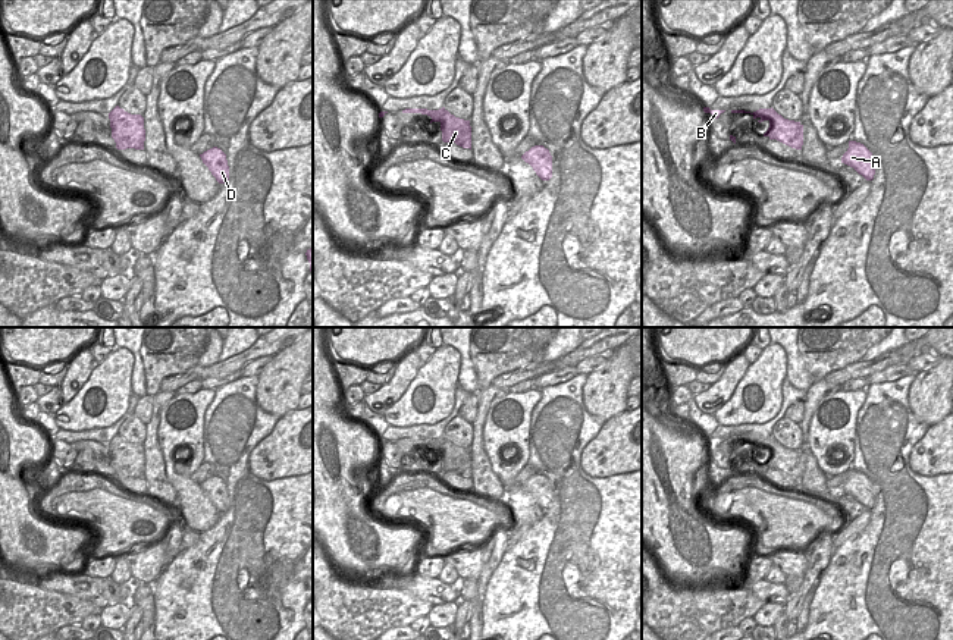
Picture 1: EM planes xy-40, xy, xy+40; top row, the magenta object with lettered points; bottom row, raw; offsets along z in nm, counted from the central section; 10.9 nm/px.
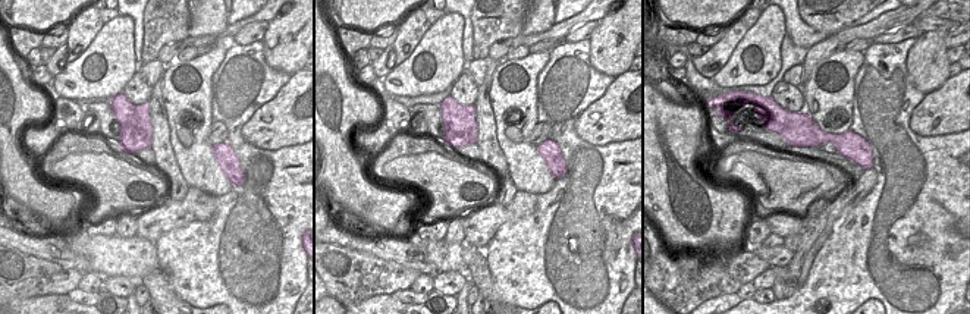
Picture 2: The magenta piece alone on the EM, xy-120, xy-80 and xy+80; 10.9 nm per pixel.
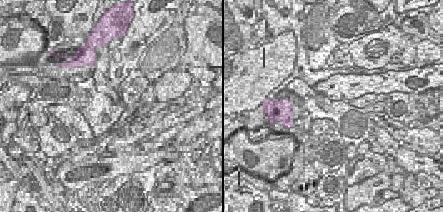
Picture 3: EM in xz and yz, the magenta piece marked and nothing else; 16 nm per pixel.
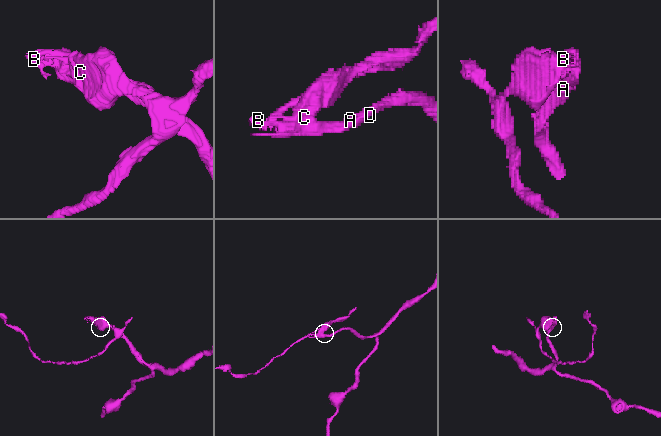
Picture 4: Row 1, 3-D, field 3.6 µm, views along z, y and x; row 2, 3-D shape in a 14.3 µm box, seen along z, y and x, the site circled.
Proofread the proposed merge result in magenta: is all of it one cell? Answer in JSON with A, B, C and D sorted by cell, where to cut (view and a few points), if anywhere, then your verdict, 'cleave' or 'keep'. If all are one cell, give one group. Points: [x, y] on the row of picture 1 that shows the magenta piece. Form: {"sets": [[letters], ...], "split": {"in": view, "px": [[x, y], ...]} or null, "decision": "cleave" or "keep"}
{"sets": [["A", "B", "D"], ["C"]], "split": {"in": "xy", "px": [[444, 107], [444, 116], [439, 121]]}, "decision": "cleave"}

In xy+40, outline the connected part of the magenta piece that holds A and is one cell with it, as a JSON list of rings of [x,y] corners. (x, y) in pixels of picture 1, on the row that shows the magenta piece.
[[[849,141],[849,148],[841,157],[841,163],[853,167],[866,181],[875,175],[875,160],[872,153],[860,142]]]

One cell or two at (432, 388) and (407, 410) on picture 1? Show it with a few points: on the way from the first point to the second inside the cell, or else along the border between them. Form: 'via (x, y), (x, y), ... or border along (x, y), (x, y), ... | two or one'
via (426, 394), (413, 407) | one

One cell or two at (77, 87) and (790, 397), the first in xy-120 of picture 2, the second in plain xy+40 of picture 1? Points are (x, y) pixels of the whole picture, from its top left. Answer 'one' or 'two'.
two

